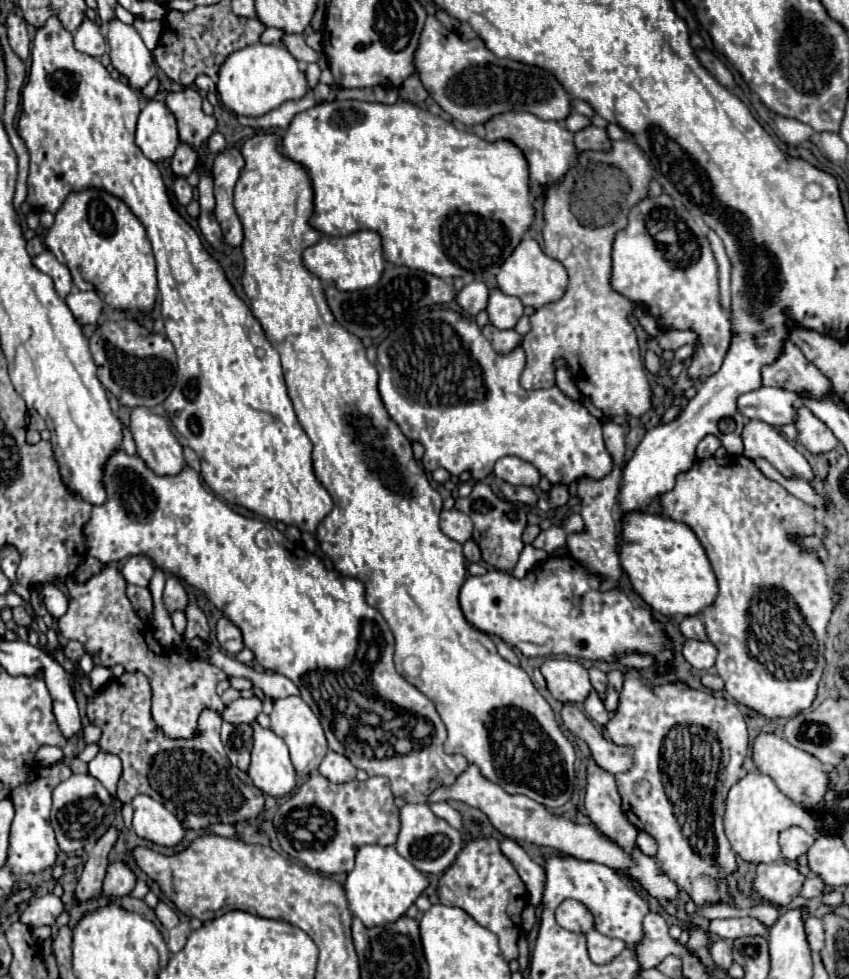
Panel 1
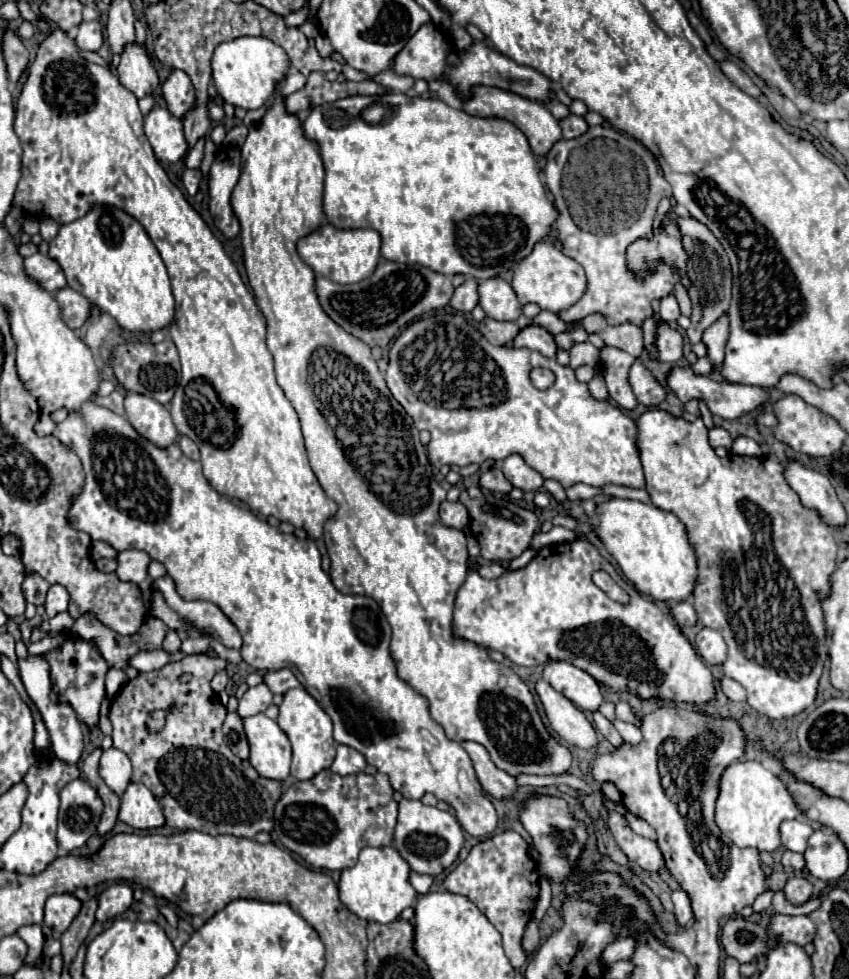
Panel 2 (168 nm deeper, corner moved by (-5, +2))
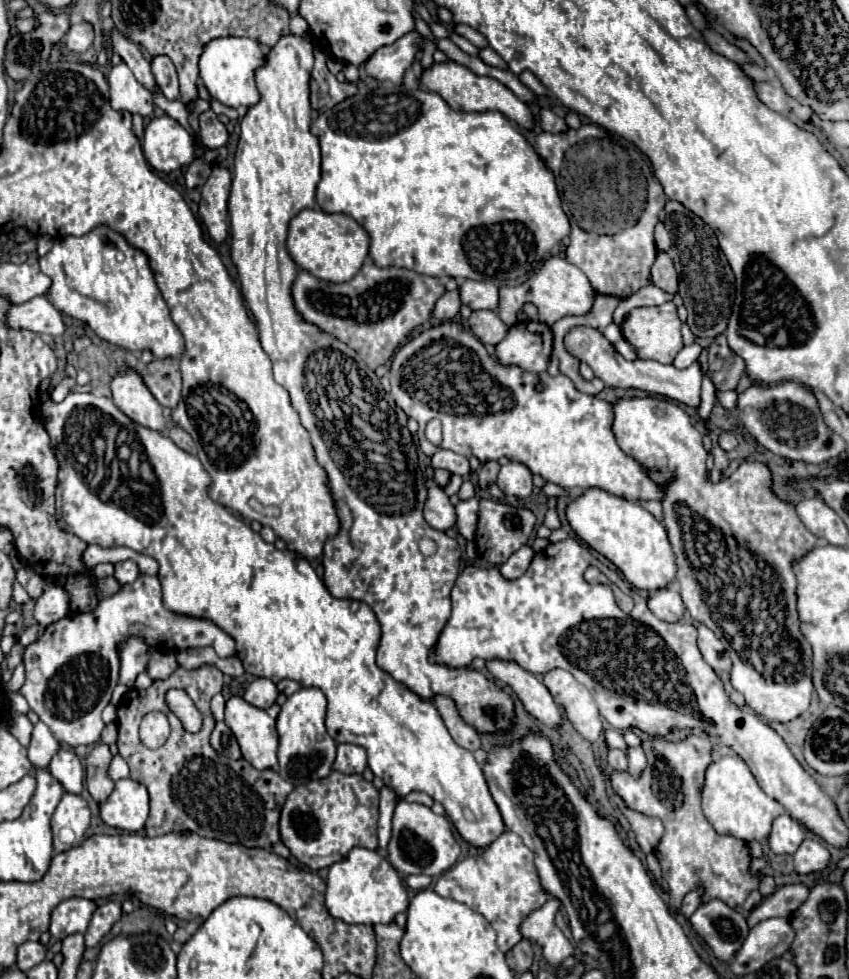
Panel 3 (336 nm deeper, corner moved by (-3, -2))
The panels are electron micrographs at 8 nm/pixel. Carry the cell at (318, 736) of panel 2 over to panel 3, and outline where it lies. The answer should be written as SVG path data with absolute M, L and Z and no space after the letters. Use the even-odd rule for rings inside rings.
M300 689L286 699L276 719L278 731L278 775L294 787L322 779L332 771L336 759L336 741L328 735L326 725L326 697L320 689Z

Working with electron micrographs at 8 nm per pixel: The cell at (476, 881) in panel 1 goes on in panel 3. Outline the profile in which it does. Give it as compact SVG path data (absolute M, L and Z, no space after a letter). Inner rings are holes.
M512 831L502 833L488 849L484 849L476 857L458 861L436 881L434 891L442 897L450 897L468 905L472 911L478 911L494 927L498 935L496 943L504 953L522 939L520 923L532 911L540 909L548 899L552 899L552 895L544 891L538 879L534 853Z

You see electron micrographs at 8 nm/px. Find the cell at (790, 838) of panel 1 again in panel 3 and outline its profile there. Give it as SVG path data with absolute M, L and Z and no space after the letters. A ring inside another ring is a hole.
M782 813L772 823L772 831L768 835L768 845L770 845L770 851L776 855L778 853L792 855L798 849L798 845L802 843L802 839L806 839L806 833L798 825L798 821L792 819L790 813Z

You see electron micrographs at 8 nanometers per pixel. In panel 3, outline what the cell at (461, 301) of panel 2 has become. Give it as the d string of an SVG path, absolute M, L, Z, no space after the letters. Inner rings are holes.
M446 291L434 305L432 317L436 317L438 321L450 321L458 315L460 311L460 299L458 299L458 291Z

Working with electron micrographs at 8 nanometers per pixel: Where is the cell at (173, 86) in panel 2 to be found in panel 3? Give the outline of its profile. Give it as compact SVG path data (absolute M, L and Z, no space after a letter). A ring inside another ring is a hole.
M156 55L150 61L152 65L152 73L164 93L166 99L178 99L180 91L178 91L178 75L176 75L176 67L170 61L170 57L166 55Z

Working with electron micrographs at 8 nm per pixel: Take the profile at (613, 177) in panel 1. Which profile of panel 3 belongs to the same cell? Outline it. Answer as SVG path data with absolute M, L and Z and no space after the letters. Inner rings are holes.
M582 123L580 129L566 129L558 135L542 131L534 143L540 157L552 169L556 185L560 187L560 197L570 217L570 245L566 249L566 259L586 273L594 291L614 297L628 297L638 289L650 285L650 267L656 259L654 227L658 215L664 209L666 195L662 185L652 173L650 161L632 143L608 133L604 127L594 123Z

